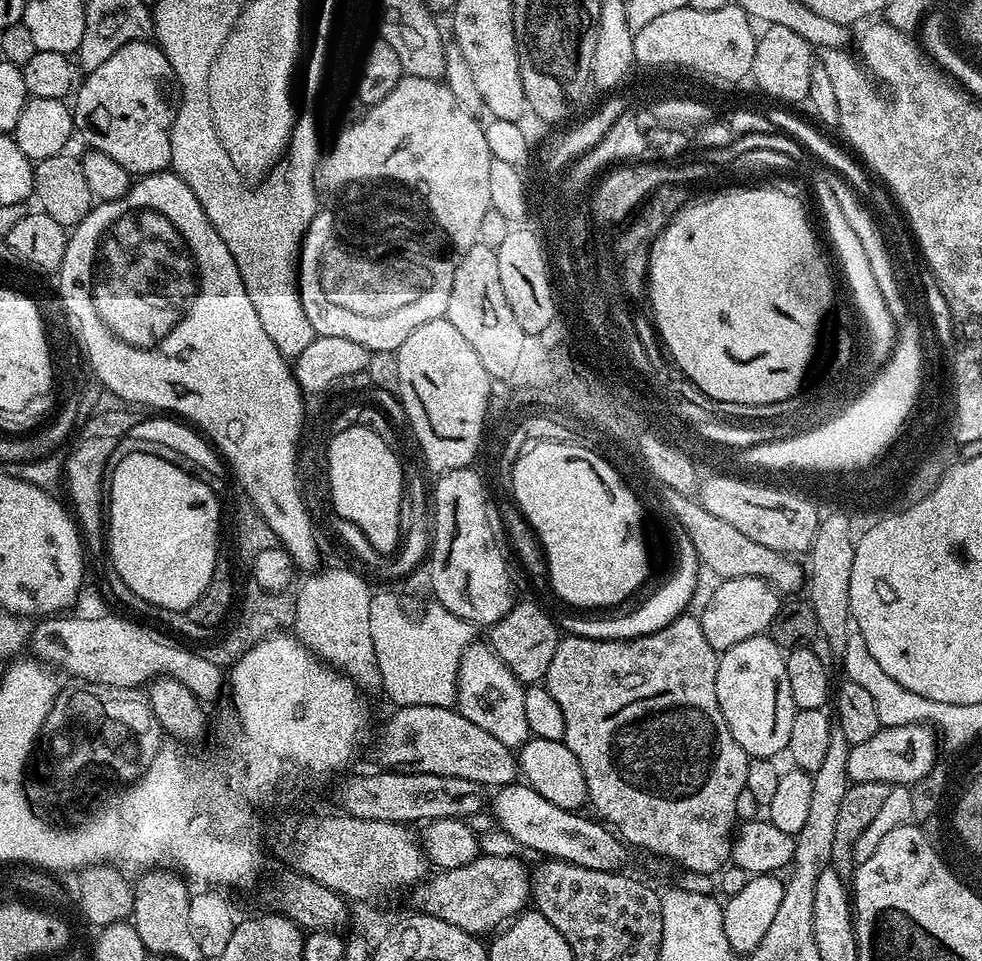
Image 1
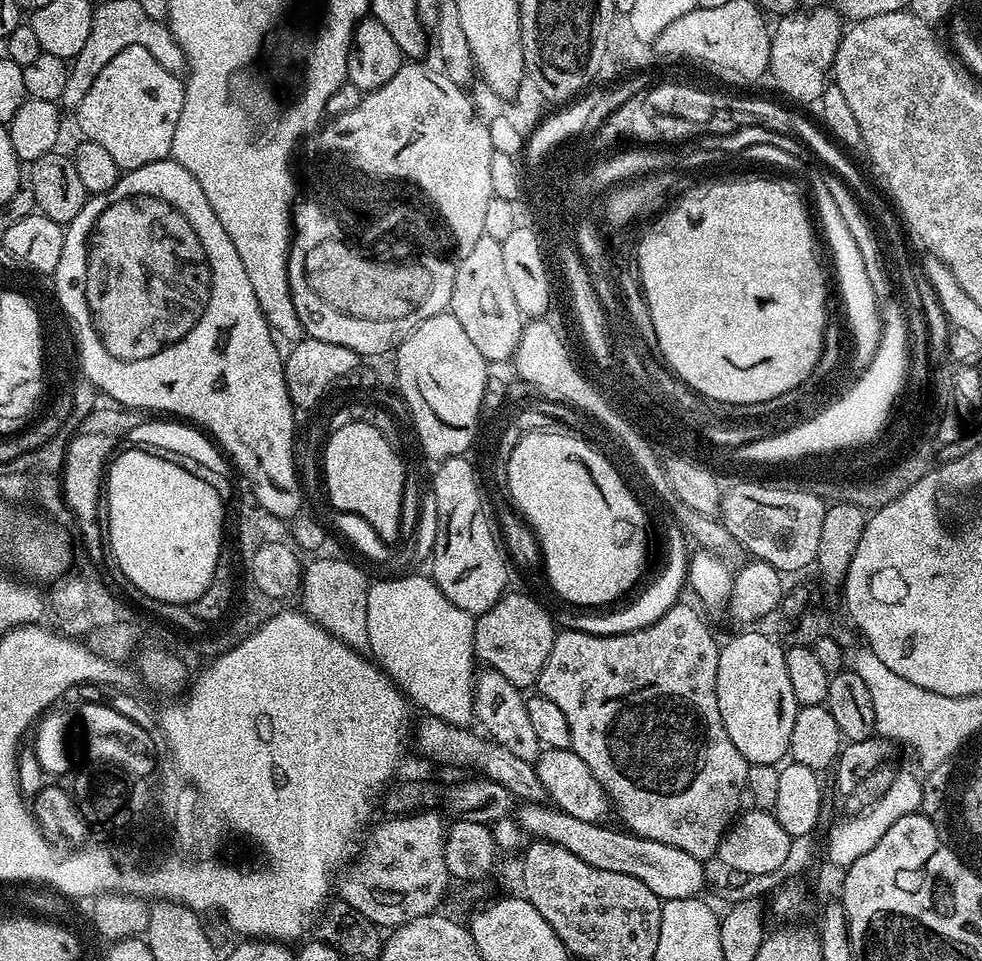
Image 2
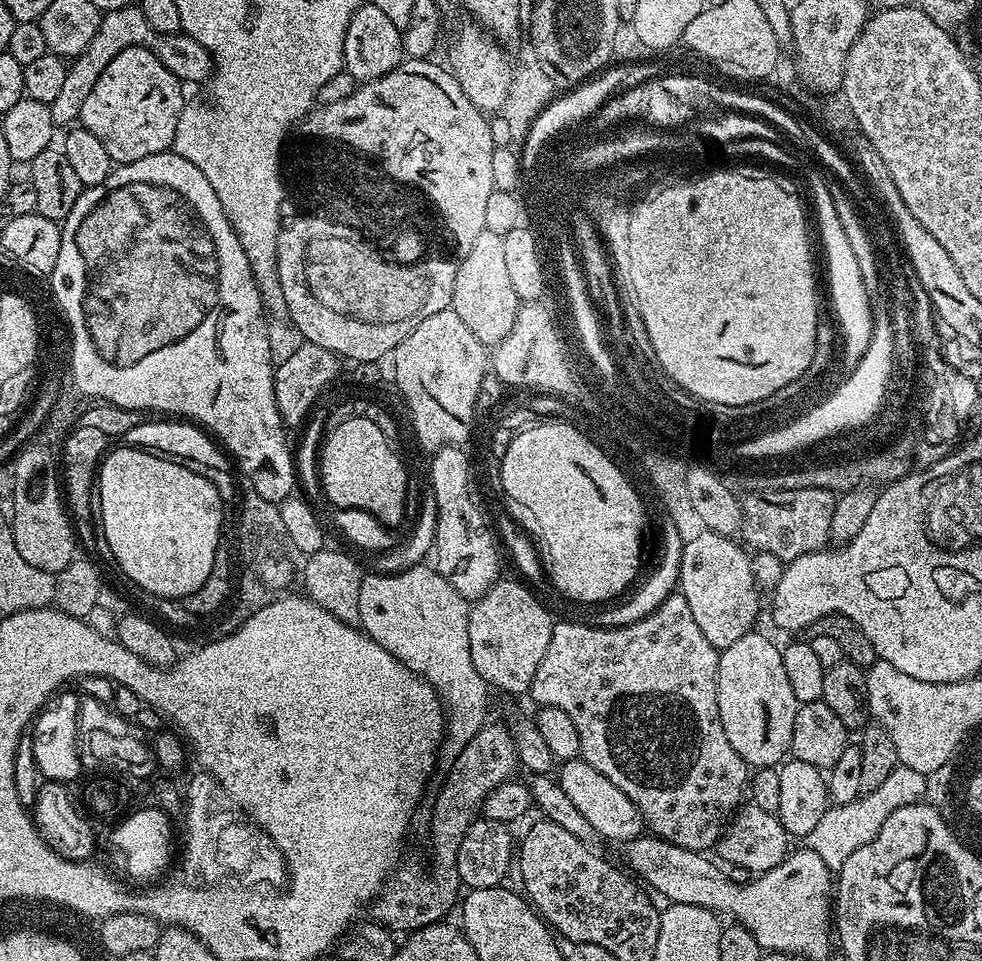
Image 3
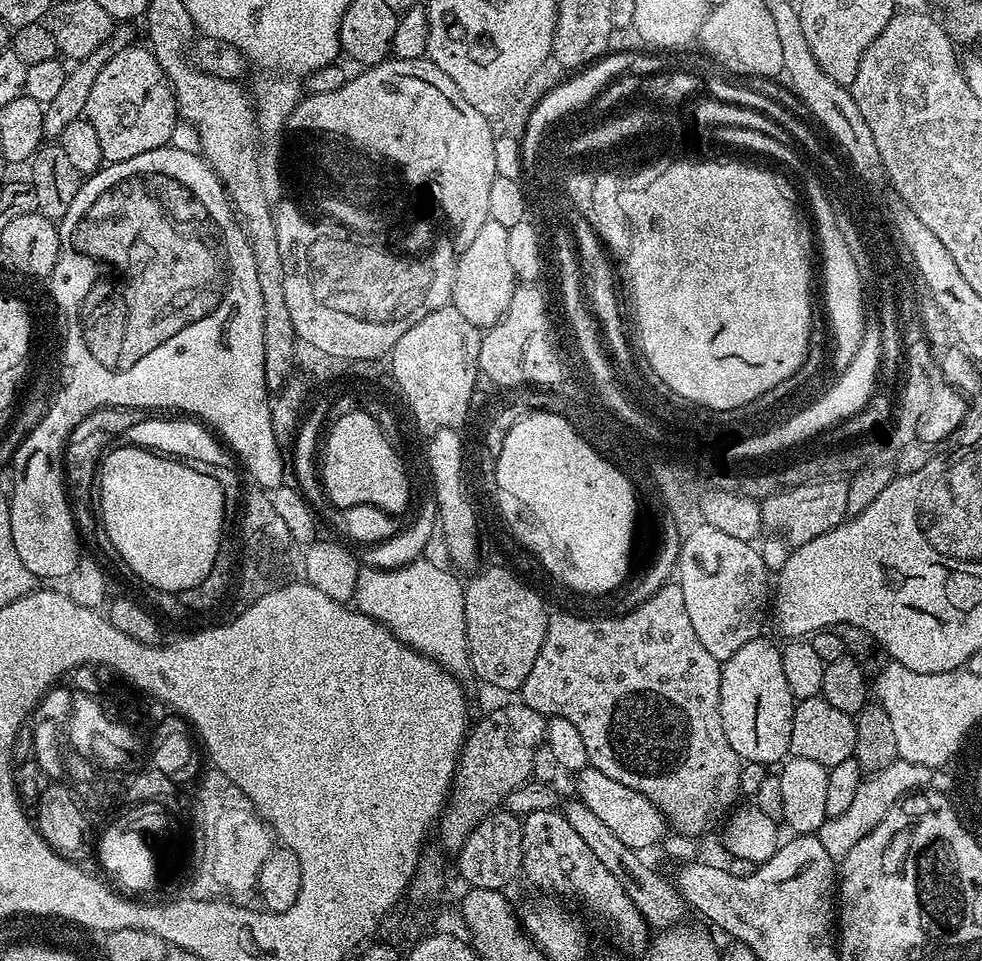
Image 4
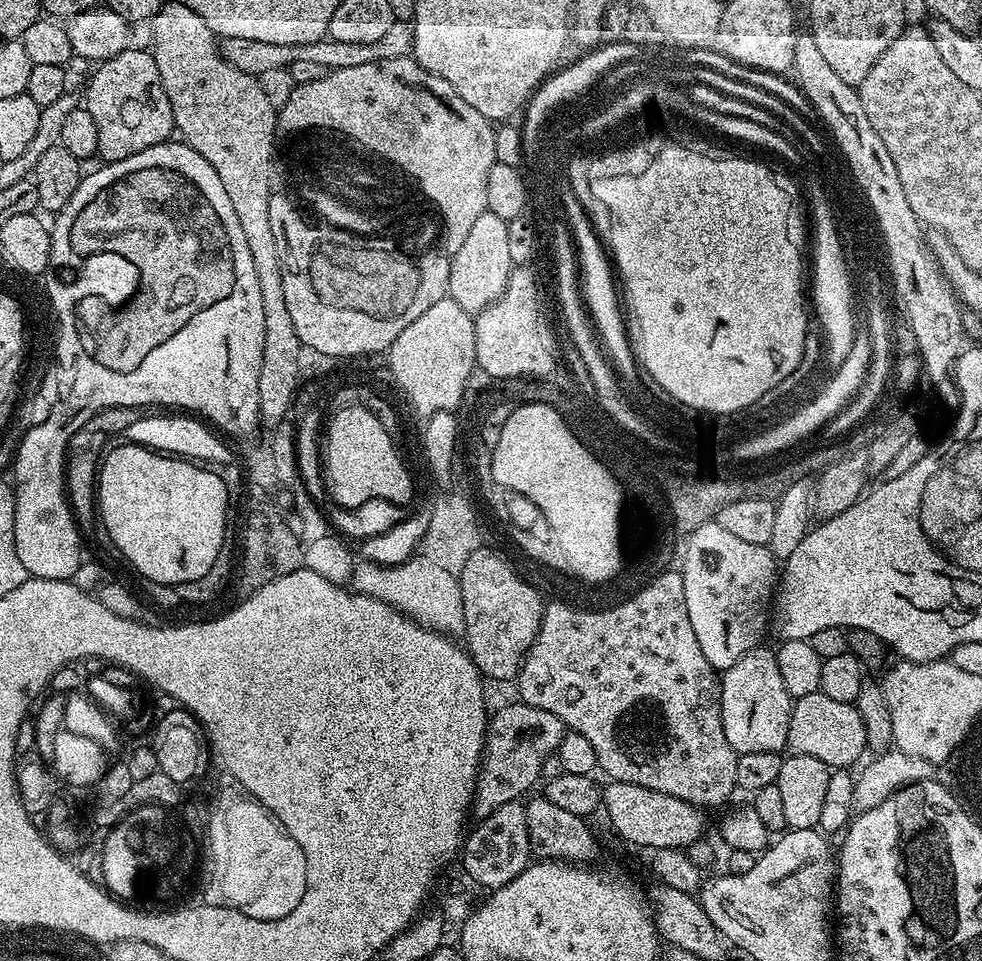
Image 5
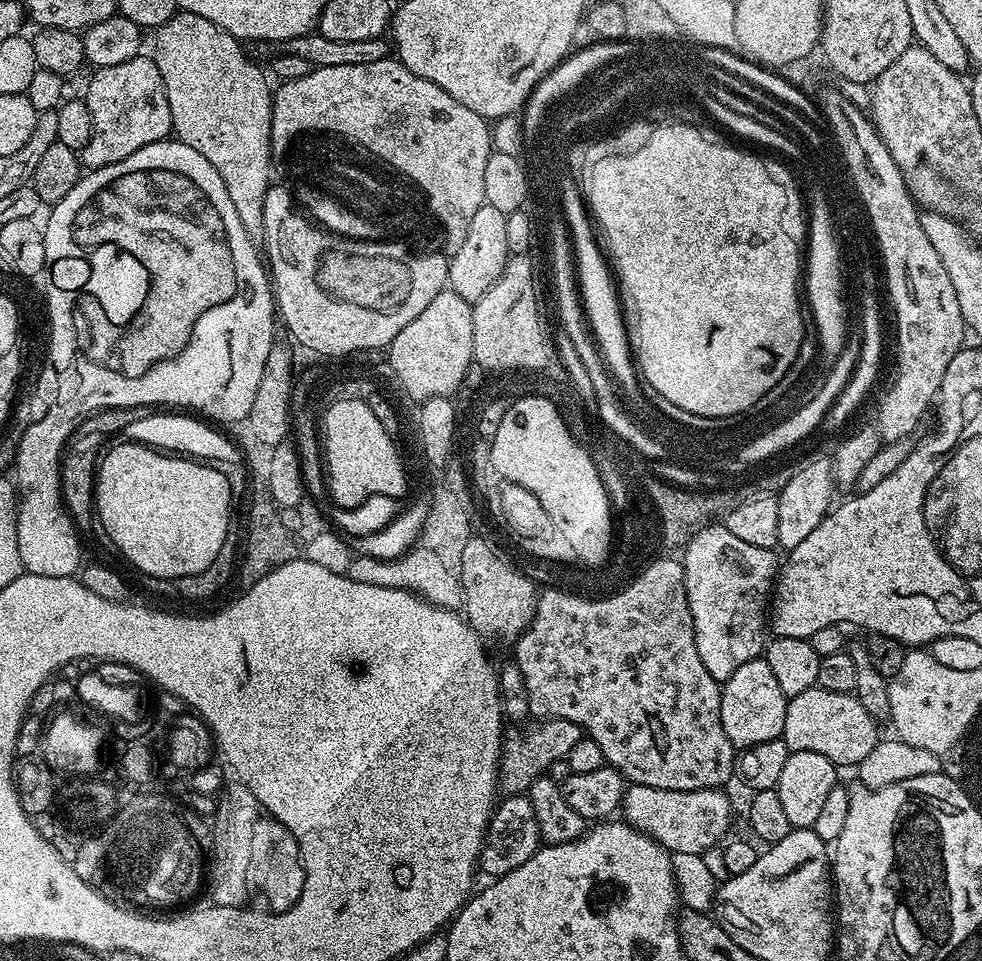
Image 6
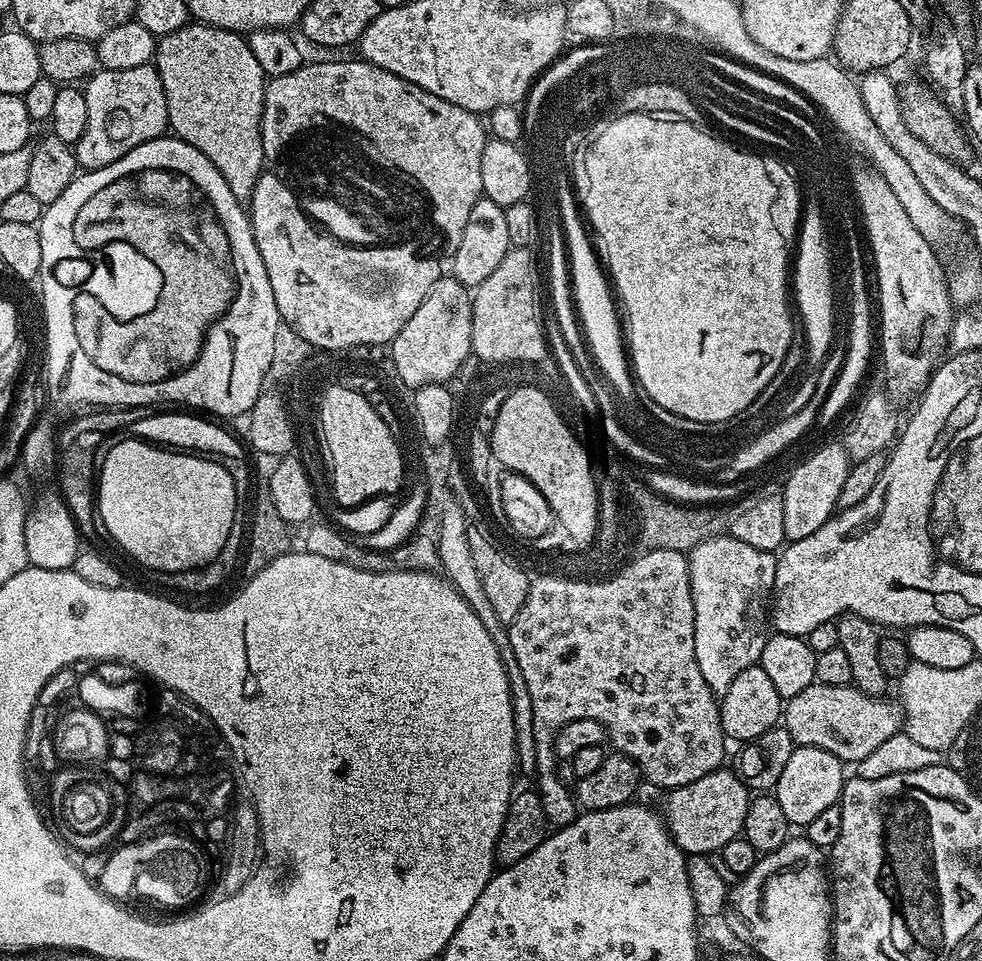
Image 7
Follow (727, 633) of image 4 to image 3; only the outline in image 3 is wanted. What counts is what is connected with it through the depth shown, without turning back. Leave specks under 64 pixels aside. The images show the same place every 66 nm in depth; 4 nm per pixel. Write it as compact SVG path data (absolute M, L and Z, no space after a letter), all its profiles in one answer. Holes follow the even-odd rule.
M701 530L696 538L684 541L682 550L678 591L690 605L698 630L706 634L706 642L718 650L731 646L738 638L753 631L757 627L756 615L760 612L761 593L756 575L752 573L752 561L749 553L736 542L733 537Z

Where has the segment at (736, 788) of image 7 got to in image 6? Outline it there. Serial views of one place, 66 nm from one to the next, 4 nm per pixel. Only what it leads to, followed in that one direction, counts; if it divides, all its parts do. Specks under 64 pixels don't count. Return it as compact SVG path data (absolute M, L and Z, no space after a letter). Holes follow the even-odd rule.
M628 784L624 790L622 816L632 827L658 841L667 852L704 856L729 835L727 832L732 824L732 804L726 793L719 788L662 790L654 786Z

